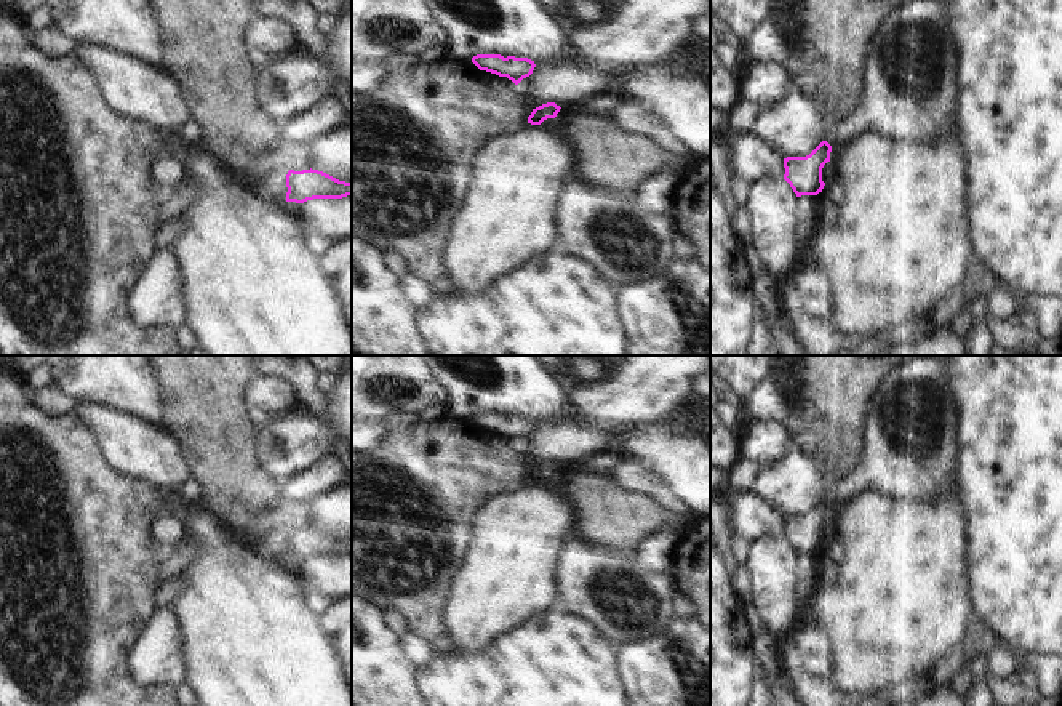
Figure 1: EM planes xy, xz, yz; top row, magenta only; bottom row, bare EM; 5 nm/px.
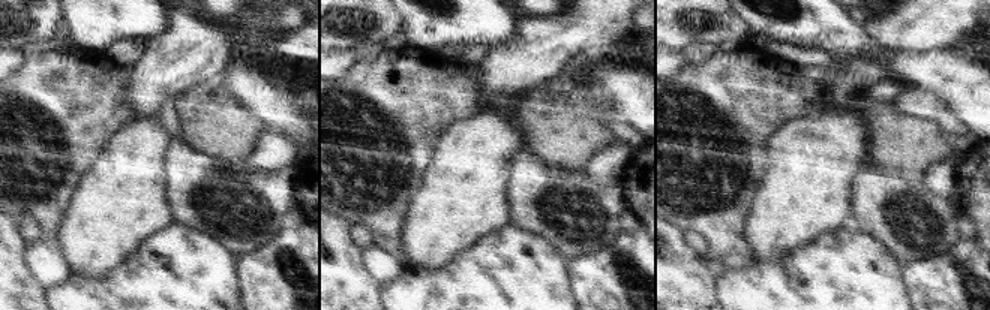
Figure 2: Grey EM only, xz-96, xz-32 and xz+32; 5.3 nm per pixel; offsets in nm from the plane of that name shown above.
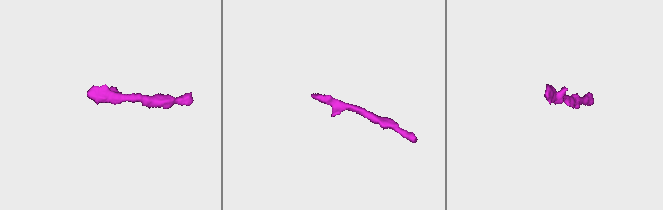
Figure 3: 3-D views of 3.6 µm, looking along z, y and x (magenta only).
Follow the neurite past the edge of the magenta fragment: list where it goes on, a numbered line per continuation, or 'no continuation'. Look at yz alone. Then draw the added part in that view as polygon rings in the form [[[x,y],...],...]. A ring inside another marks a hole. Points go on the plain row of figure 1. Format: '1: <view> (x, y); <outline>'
1: yz (910, 449); [[[923,355],[896,367],[873,394],[860,461],[844,480],[827,488],[825,499],[843,506],[872,490],[894,499],[932,503],[958,480],[956,453],[956,400],[950,391],[948,363]]]

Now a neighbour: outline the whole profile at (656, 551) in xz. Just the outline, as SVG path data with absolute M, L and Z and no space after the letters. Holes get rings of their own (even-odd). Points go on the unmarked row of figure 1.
M681 527L654 532L641 540L638 548L633 551L633 559L653 572L669 568L673 559L673 549L683 533L685 528Z

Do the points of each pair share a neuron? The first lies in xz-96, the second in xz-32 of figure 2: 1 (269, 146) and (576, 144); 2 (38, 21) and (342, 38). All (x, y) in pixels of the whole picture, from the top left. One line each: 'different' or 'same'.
1: different
2: same

